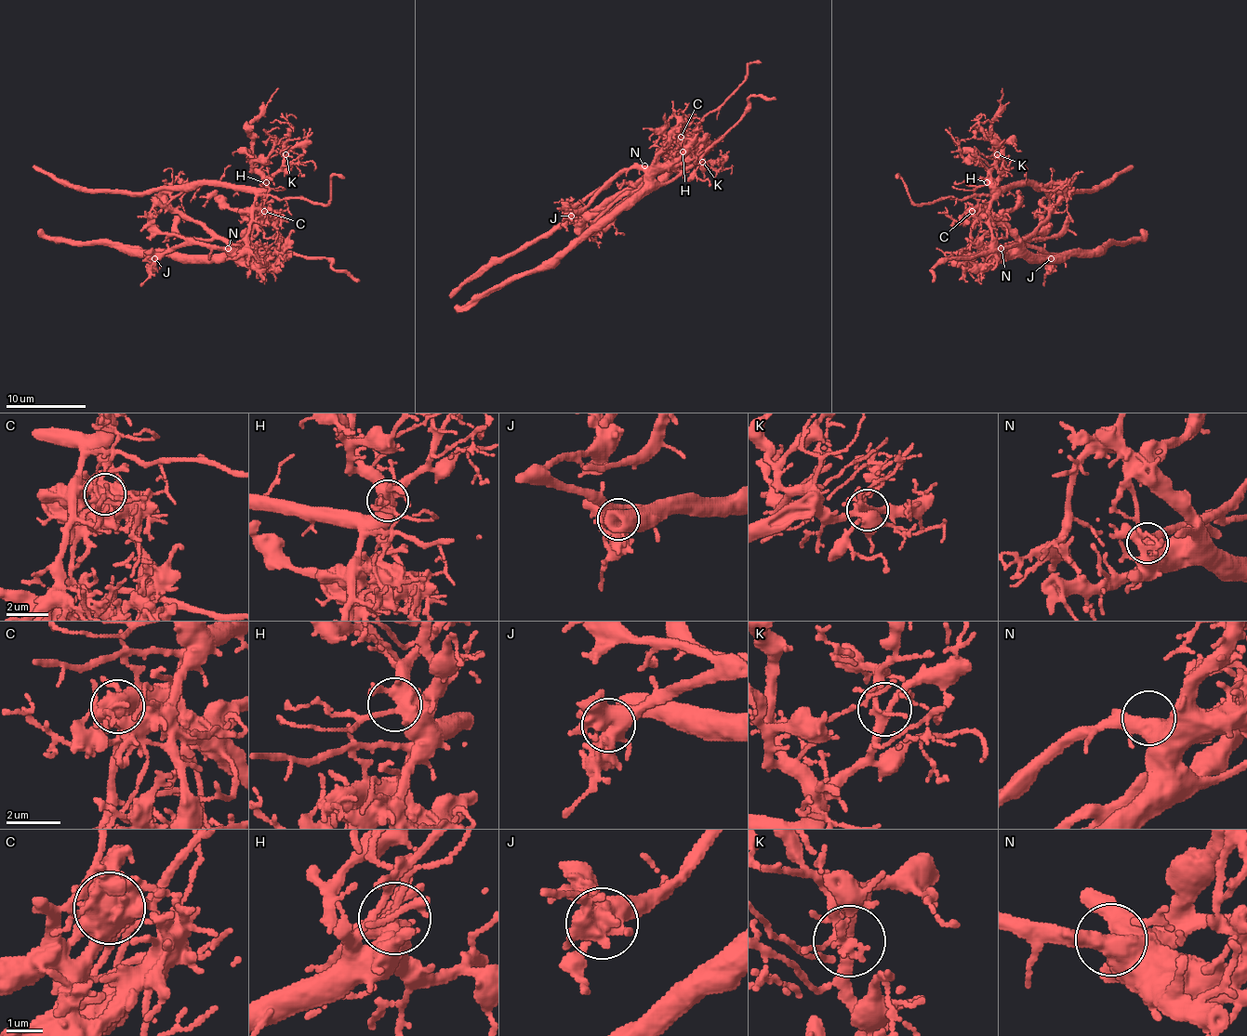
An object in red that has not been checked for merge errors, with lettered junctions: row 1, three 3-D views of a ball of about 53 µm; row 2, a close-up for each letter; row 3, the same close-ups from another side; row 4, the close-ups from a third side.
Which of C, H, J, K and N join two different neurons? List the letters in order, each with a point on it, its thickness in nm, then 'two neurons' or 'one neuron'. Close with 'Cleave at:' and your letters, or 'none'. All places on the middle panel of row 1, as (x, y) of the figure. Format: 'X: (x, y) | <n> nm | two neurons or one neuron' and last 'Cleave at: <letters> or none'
C: (681, 137) | 650 nm | two neurons
H: (683, 151) | 480 nm | one neuron
J: (571, 216) | 550 nm | one neuron
K: (702, 162) | 280 nm | one neuron
N: (644, 165) | 480 nm | one neuron
Cleave at: C

